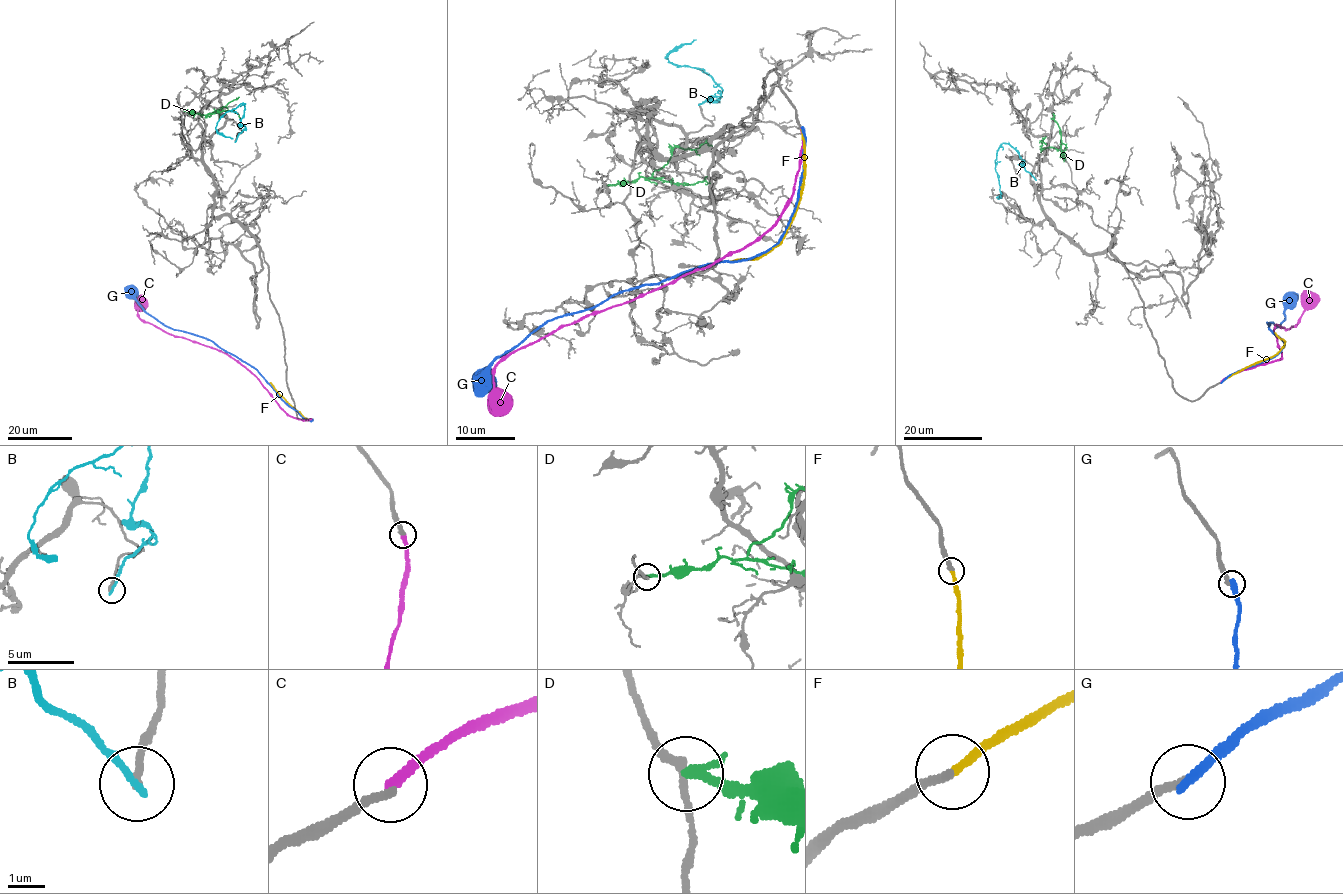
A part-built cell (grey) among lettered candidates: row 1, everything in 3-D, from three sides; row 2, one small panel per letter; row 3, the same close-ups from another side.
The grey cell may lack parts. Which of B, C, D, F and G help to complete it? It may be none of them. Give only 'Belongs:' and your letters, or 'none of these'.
Belongs: C

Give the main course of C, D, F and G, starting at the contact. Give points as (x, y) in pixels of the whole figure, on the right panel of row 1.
C: (1221, 381), (1280, 358), (1275, 325), (1289, 329), (1313, 295), (1311, 301)
D: (1064, 158), (1063, 152), (1053, 147), (1042, 149), (1042, 140), (1040, 141), (1046, 143)
F: (1221, 381), (1277, 354), (1284, 339), (1274, 333)
G: (1221, 382), (1282, 348), (1284, 342), (1267, 324), (1273, 323), (1276, 328), (1297, 296)

